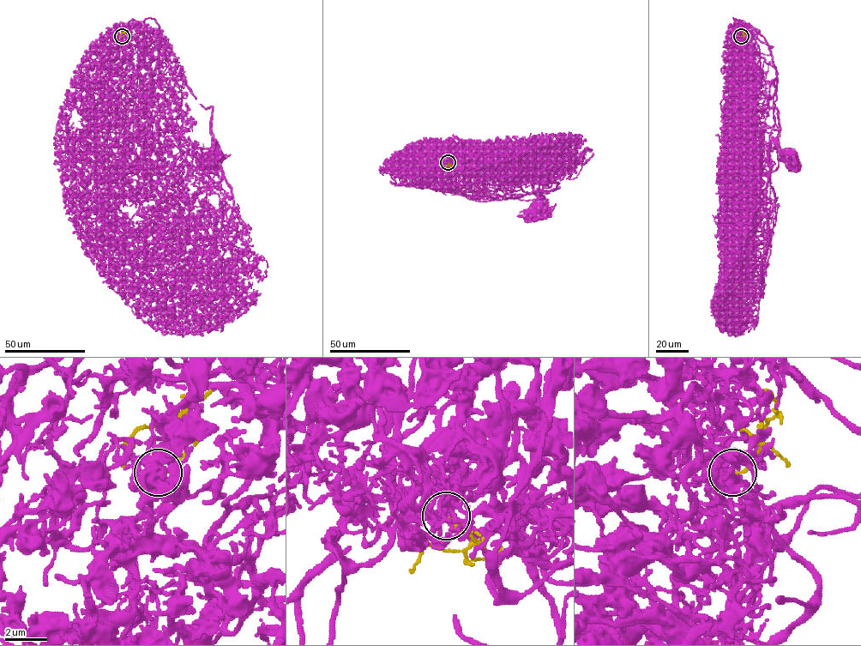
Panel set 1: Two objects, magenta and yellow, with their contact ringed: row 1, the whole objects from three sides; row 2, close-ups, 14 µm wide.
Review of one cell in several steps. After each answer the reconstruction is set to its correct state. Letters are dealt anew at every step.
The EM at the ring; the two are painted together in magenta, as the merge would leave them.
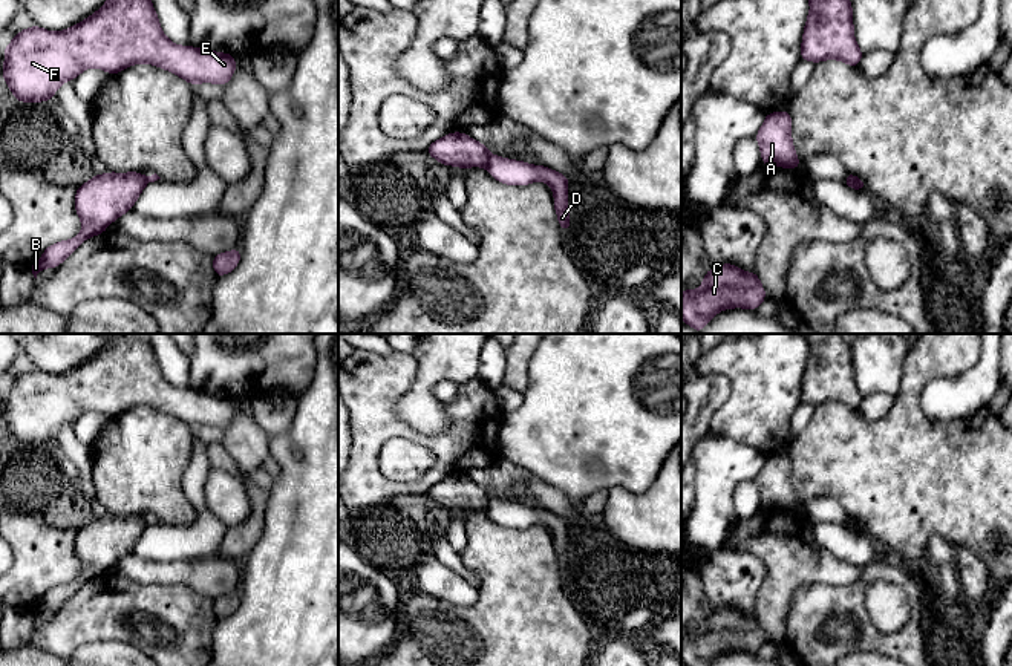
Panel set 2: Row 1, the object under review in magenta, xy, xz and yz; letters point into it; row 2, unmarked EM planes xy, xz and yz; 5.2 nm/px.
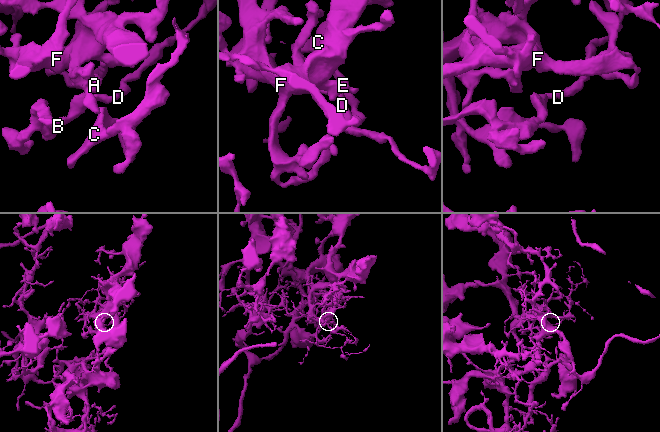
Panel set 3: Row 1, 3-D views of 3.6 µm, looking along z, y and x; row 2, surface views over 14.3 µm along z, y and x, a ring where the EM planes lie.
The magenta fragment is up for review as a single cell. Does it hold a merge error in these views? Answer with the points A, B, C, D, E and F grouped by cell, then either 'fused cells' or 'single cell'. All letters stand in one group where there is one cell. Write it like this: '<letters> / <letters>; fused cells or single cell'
A B C E F / D; fused cells

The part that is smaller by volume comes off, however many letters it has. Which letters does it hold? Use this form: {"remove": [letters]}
{"remove": ["D"]}

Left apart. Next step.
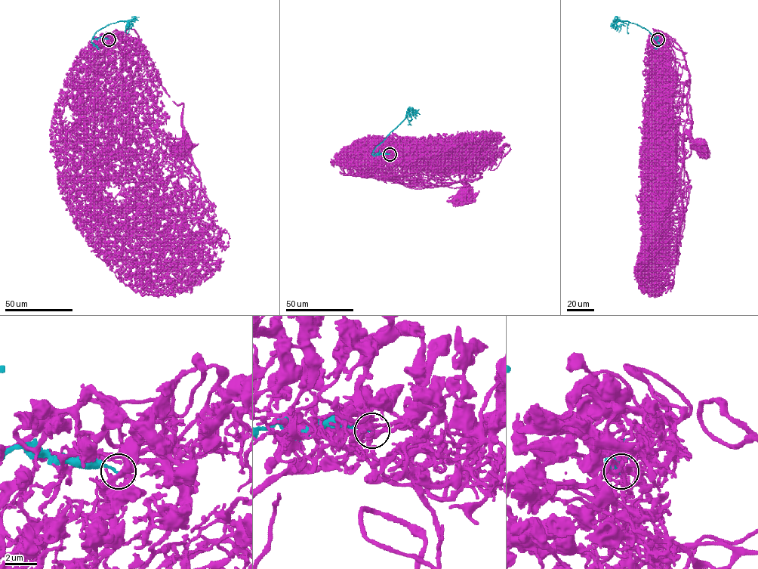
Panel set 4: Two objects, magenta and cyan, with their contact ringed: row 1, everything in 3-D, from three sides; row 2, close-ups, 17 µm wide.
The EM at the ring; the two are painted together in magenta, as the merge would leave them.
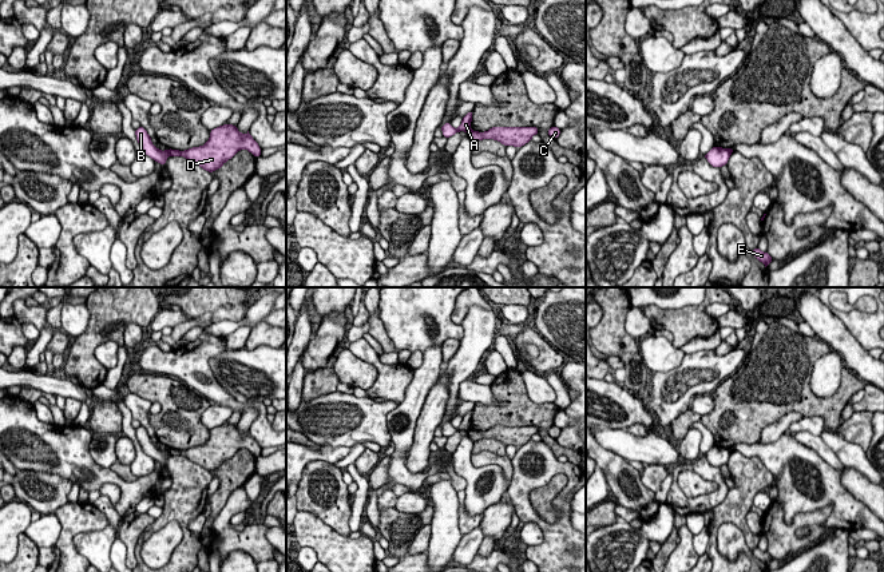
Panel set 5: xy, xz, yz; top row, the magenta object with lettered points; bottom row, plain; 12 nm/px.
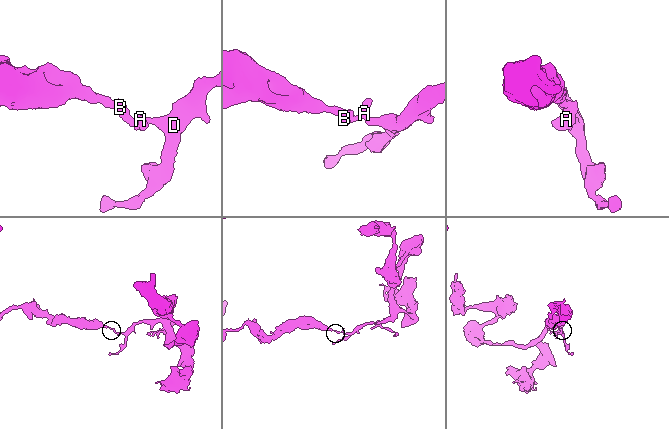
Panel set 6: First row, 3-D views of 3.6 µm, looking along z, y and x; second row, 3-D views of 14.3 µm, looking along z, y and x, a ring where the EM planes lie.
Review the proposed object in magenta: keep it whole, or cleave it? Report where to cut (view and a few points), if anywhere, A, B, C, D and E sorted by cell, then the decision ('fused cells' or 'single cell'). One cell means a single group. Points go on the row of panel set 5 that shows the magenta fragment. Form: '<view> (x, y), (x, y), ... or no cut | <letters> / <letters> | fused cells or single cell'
xy (167, 150), (170, 154) | A B / C D E | fused cells

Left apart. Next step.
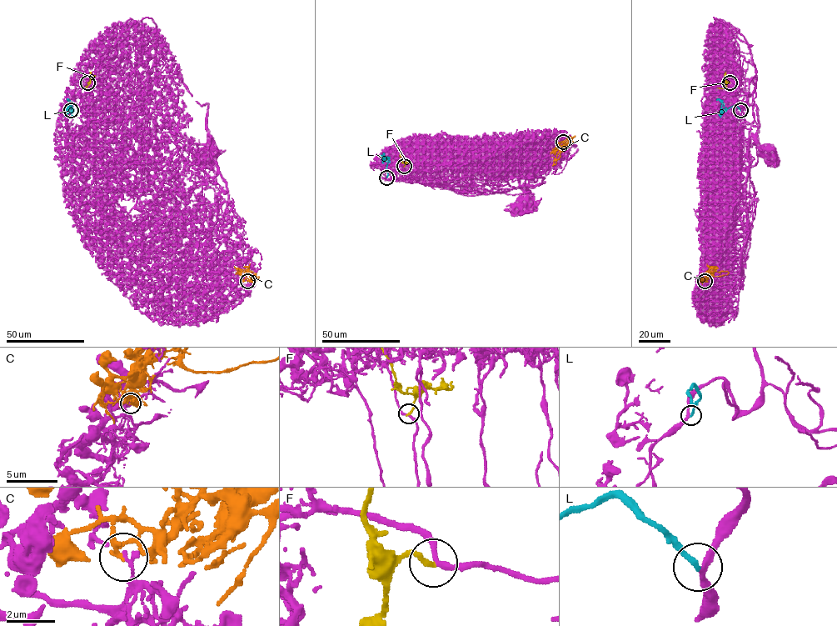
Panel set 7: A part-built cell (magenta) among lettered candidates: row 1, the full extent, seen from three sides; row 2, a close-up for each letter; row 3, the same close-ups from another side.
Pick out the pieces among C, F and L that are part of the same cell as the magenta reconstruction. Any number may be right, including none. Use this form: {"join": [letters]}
{"join": ["C", "L"]}

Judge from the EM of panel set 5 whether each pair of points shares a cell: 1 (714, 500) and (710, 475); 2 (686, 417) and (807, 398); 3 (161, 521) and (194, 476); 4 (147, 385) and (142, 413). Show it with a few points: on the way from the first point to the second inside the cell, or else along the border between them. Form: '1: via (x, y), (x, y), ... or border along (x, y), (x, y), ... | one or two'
1: via (720, 493), (720, 483), (717, 480) | one
2: via (716, 418), (734, 418), (757, 396), (777, 396) | one
3: via (171, 511), (187, 493), (189, 487) | one
4: border along (131, 392), (150, 402) | two

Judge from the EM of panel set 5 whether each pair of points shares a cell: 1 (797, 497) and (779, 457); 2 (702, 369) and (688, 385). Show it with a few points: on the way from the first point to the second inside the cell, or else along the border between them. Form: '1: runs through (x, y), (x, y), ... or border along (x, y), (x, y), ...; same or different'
1: runs through (823, 500), (827, 488), (821, 469), (804, 457); same
2: runs through (698, 373), (690, 381); same

